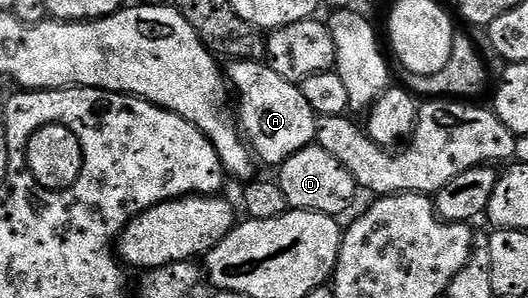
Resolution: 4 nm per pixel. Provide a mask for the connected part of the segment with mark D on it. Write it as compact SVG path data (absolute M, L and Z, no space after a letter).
M317 143L305 146L305 150L297 150L293 158L278 165L277 182L285 194L285 202L288 209L305 210L317 214L329 214L336 218L343 218L343 215L355 204L355 195L360 195L361 189L355 183L353 174L333 158L333 154L321 150Z

